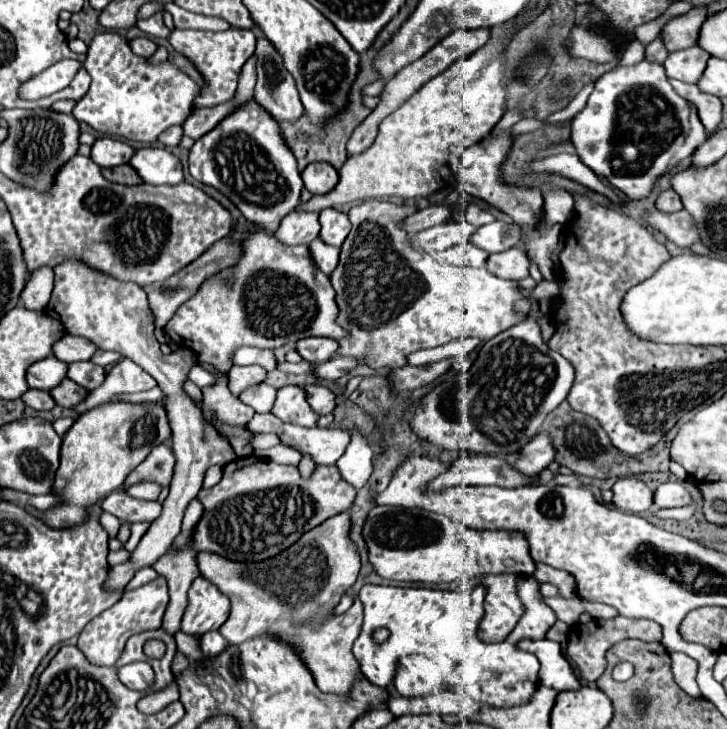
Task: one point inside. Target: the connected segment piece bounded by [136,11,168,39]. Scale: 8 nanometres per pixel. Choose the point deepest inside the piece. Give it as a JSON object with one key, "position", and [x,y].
{"position":[154,25]}

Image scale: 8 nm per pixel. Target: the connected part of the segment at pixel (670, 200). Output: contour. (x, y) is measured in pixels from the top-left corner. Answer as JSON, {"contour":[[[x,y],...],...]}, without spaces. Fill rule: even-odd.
{"contour":[[[666,189],[658,195],[656,199],[656,205],[660,211],[664,213],[674,213],[674,211],[680,211],[682,209],[682,201],[678,197],[678,193],[674,193],[674,189]]]}

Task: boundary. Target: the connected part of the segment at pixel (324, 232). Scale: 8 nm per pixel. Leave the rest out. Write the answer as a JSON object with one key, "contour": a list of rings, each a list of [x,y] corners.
{"contour":[[[324,209],[320,211],[320,239],[328,245],[340,247],[346,235],[350,233],[350,221],[348,215],[338,209]]]}

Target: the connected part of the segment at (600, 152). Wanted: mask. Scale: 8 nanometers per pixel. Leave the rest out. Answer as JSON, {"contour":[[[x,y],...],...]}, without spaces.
{"contour":[[[642,59],[630,67],[620,65],[604,73],[596,81],[586,107],[572,119],[572,145],[576,147],[580,161],[596,175],[606,177],[608,183],[618,187],[630,199],[646,197],[662,173],[666,173],[680,159],[692,155],[706,139],[708,135],[694,105],[672,89],[664,73],[664,65],[648,59]]]}

